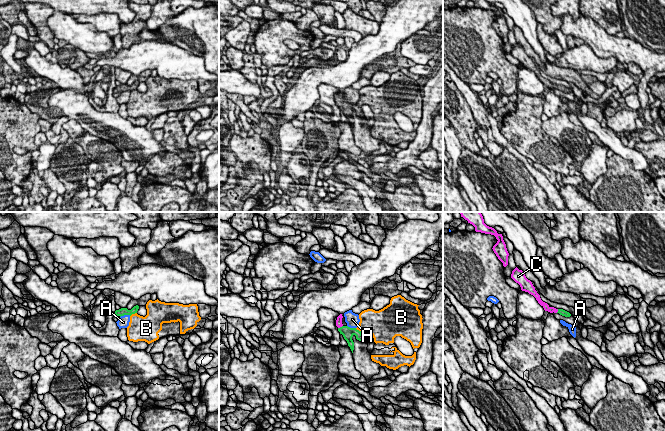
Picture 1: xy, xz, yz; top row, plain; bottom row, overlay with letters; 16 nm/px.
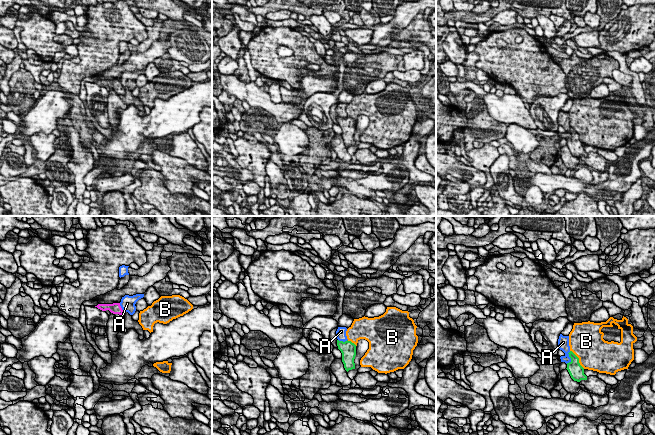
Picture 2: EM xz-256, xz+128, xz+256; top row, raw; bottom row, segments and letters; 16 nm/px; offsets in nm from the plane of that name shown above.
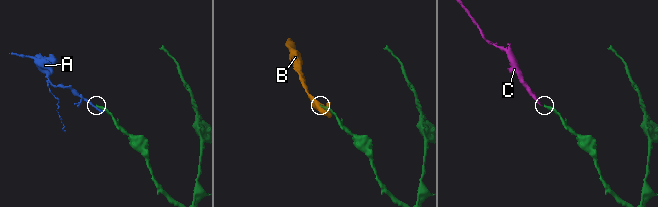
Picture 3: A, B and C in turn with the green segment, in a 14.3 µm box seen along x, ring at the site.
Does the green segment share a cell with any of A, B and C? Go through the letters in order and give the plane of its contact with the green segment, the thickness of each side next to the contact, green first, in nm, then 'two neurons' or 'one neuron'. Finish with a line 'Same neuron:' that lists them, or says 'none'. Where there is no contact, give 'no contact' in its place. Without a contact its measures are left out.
A: contact in xy; calibres 130 and 180 nm; two neurons
B: contact in xy; calibres 130 and 360 nm; two neurons
C: contact in xz; calibres 190 and 100 nm; one neuron
Same neuron: C

